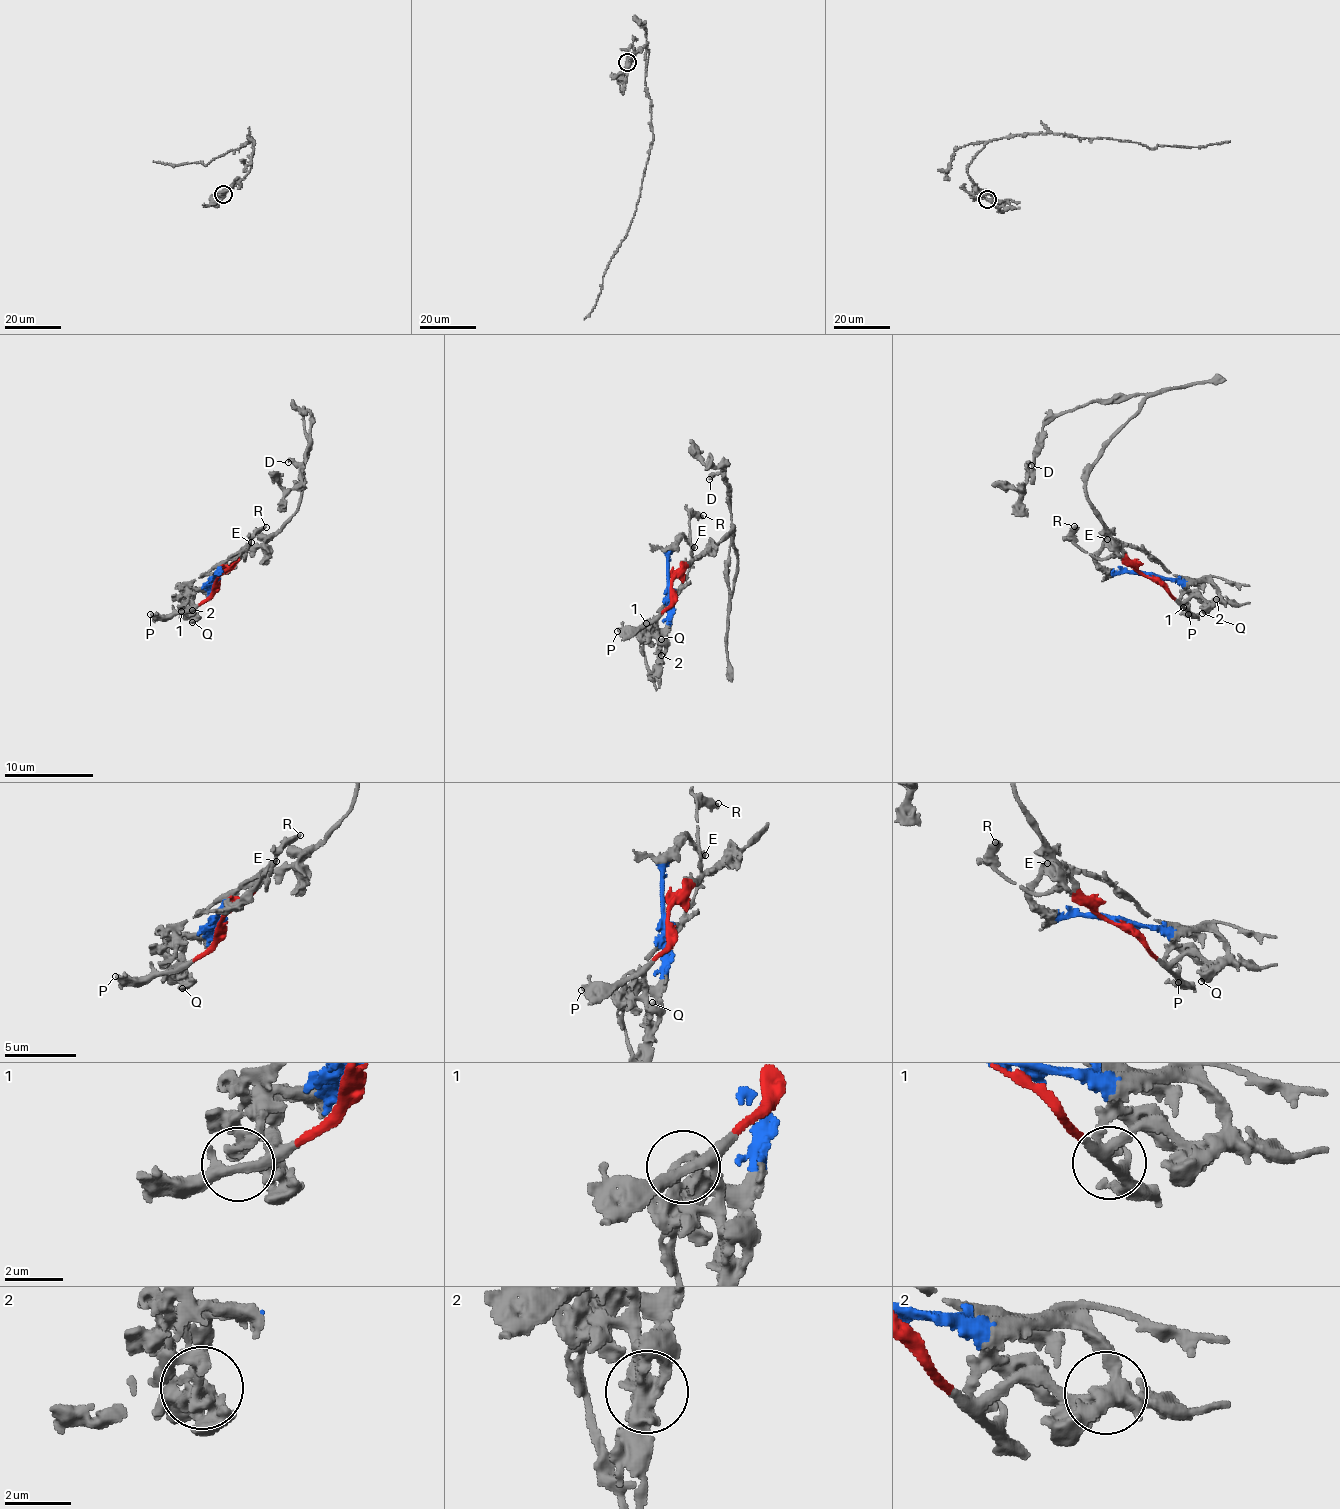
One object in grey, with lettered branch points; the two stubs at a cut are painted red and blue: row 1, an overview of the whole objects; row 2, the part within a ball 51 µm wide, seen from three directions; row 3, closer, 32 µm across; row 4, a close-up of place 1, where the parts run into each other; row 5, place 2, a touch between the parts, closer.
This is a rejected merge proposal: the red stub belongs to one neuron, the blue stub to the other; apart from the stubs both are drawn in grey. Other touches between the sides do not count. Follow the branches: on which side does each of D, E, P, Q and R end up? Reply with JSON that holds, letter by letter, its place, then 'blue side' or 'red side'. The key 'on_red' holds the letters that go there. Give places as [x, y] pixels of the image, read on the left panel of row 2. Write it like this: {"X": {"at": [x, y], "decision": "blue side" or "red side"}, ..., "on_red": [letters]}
{"D": {"at": [288, 462], "decision": "red side"}, "E": {"at": [251, 542], "decision": "blue side"}, "P": {"at": [150, 614], "decision": "red side"}, "Q": {"at": [192, 622], "decision": "blue side"}, "R": {"at": [266, 527], "decision": "blue side"}, "on_red": ["D", "P"]}

